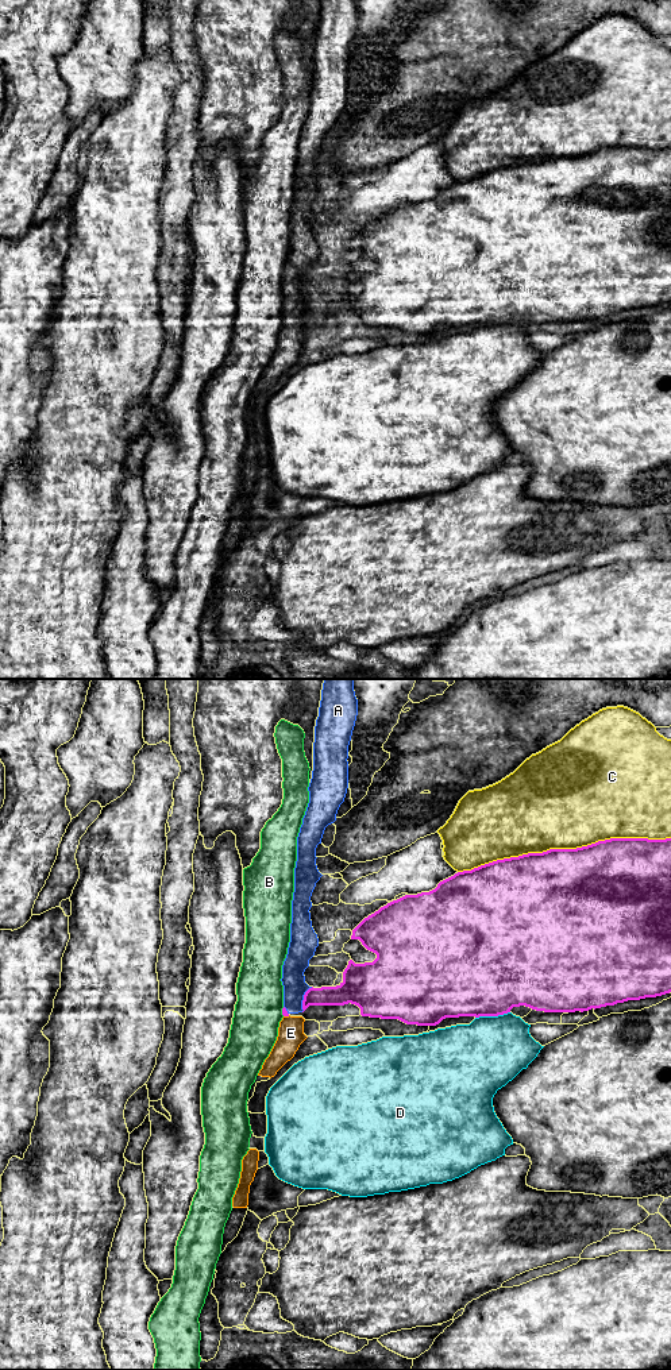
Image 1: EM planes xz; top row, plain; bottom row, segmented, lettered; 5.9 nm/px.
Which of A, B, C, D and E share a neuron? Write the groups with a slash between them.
A E / B / C / D

